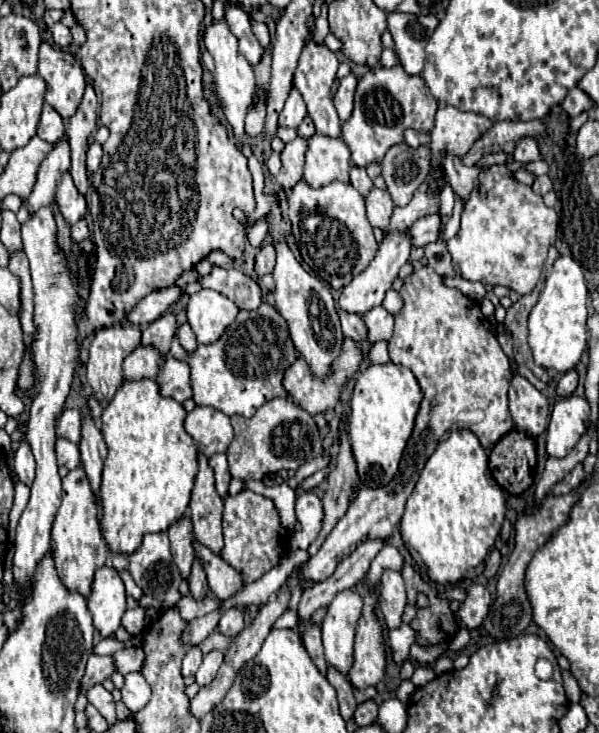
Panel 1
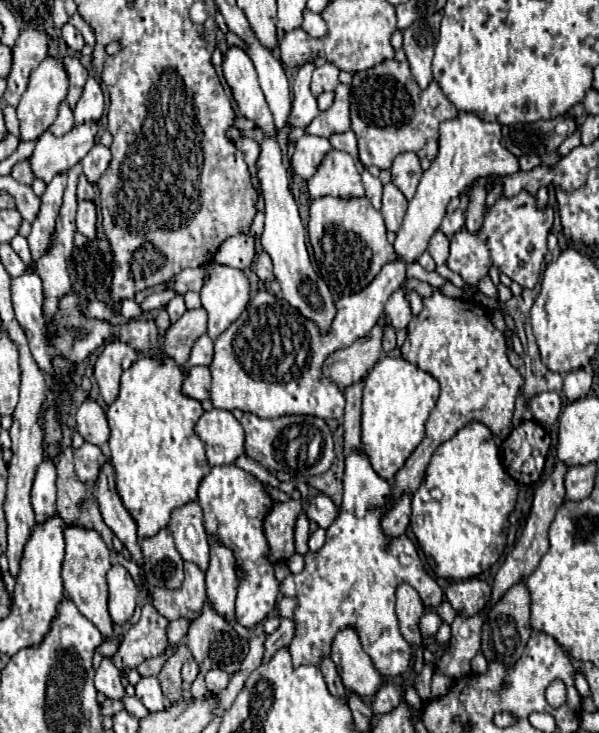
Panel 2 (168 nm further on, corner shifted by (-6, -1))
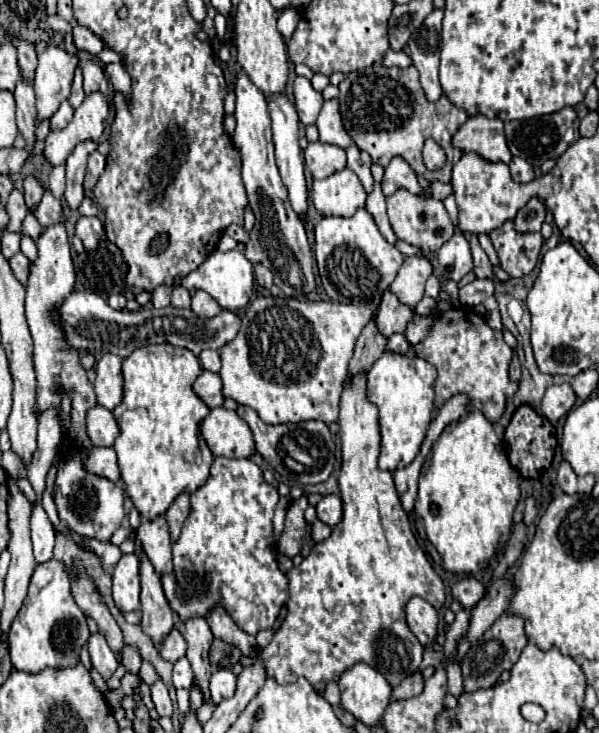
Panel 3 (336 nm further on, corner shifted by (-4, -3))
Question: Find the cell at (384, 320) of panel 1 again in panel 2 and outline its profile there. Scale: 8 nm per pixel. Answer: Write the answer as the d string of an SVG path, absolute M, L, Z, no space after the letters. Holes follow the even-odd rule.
M402 286L400 290L396 290L396 292L390 296L390 300L388 300L386 306L384 306L384 318L388 320L388 324L390 324L394 330L404 330L404 328L408 326L410 318L412 318L412 314L410 314L410 304L408 304L404 292L406 292L406 288Z

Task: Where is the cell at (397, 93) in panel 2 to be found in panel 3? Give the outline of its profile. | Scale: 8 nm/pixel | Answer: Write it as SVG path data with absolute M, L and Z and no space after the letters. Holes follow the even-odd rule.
M374 64L364 70L350 72L340 82L338 102L346 132L360 150L372 156L372 162L386 168L394 156L402 156L412 166L412 170L422 174L428 182L450 182L454 156L456 160L462 156L462 152L452 146L452 136L470 116L448 102L446 96L442 96L438 102L428 102L420 86L418 70L414 66L384 68ZM426 138L434 138L446 150L448 162L438 172L426 170L422 162L422 144Z

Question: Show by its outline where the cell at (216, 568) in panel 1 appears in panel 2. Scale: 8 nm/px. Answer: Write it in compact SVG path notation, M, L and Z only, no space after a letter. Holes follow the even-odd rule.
M190 502L174 510L168 528L174 534L176 550L180 552L180 556L194 562L202 572L206 572L210 564L210 550L206 542L204 514L200 512L200 504Z

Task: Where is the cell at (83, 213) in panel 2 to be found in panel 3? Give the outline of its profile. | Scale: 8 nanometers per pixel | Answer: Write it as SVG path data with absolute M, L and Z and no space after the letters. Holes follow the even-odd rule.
M82 216L76 224L76 236L82 240L86 250L94 250L98 242L104 238L104 226L98 218Z

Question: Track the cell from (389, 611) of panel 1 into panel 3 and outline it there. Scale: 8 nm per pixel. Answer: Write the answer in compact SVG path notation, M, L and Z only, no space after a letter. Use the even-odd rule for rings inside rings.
M414 596L406 604L406 618L408 618L410 630L416 634L422 646L428 646L434 642L436 632L438 632L440 614L426 600Z

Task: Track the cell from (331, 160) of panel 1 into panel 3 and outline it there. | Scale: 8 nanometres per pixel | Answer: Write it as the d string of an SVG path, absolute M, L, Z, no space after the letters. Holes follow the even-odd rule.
M344 168L340 172L334 172L332 176L324 178L324 180L314 180L312 184L312 202L316 206L316 210L322 214L322 216L352 216L358 208L364 206L366 202L366 190L362 188L362 184L358 182L358 176Z

